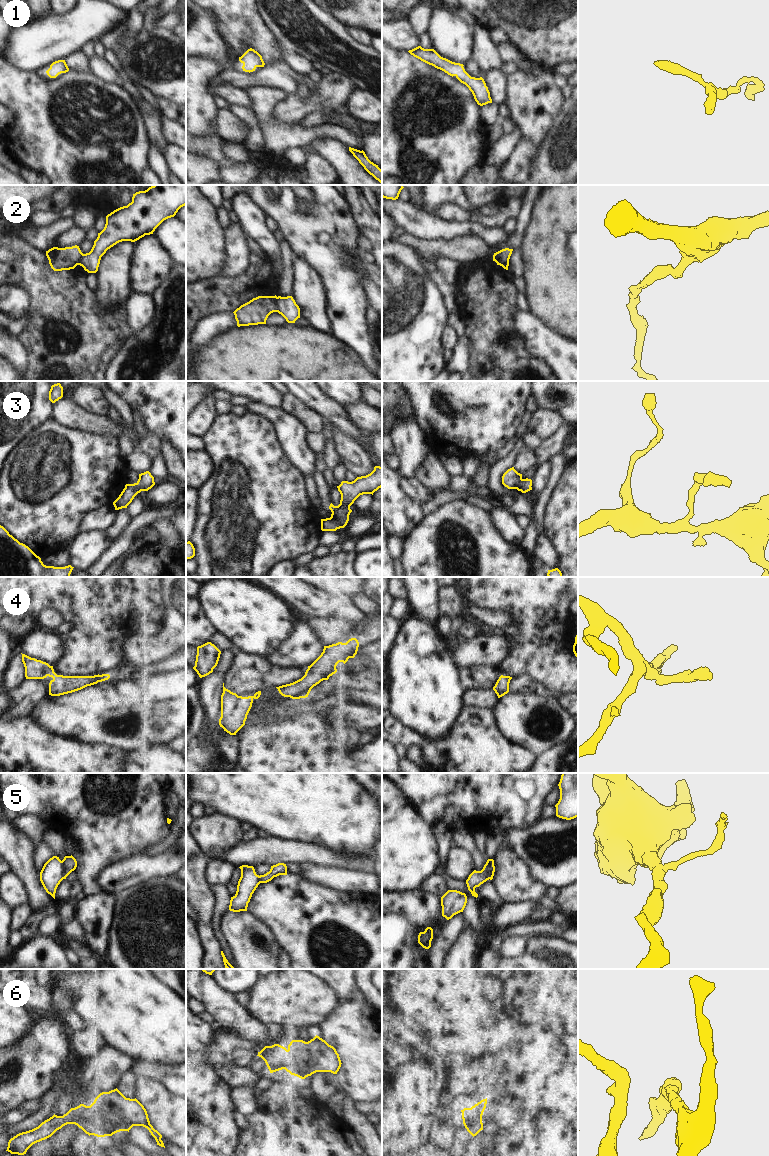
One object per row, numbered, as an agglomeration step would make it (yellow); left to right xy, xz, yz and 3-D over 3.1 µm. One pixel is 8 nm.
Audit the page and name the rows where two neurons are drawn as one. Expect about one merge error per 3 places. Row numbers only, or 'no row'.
2, 5

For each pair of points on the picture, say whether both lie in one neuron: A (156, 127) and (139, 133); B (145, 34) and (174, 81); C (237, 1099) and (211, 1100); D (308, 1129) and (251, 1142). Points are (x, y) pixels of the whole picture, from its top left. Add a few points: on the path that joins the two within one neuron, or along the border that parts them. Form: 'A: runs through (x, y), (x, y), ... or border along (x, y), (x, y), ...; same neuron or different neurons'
A: border along (142, 107), (148, 133), (153, 143); different neurons
B: runs through (148, 46), (169, 69); same neuron
C: border along (230, 1088), (229, 1098), (235, 1110); different neurons
D: runs through (294, 1132), (284, 1142), (265, 1142); same neuron

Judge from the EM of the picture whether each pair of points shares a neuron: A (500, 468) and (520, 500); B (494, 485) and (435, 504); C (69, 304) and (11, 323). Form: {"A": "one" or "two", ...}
{"A": "one", "B": "two", "C": "two"}

